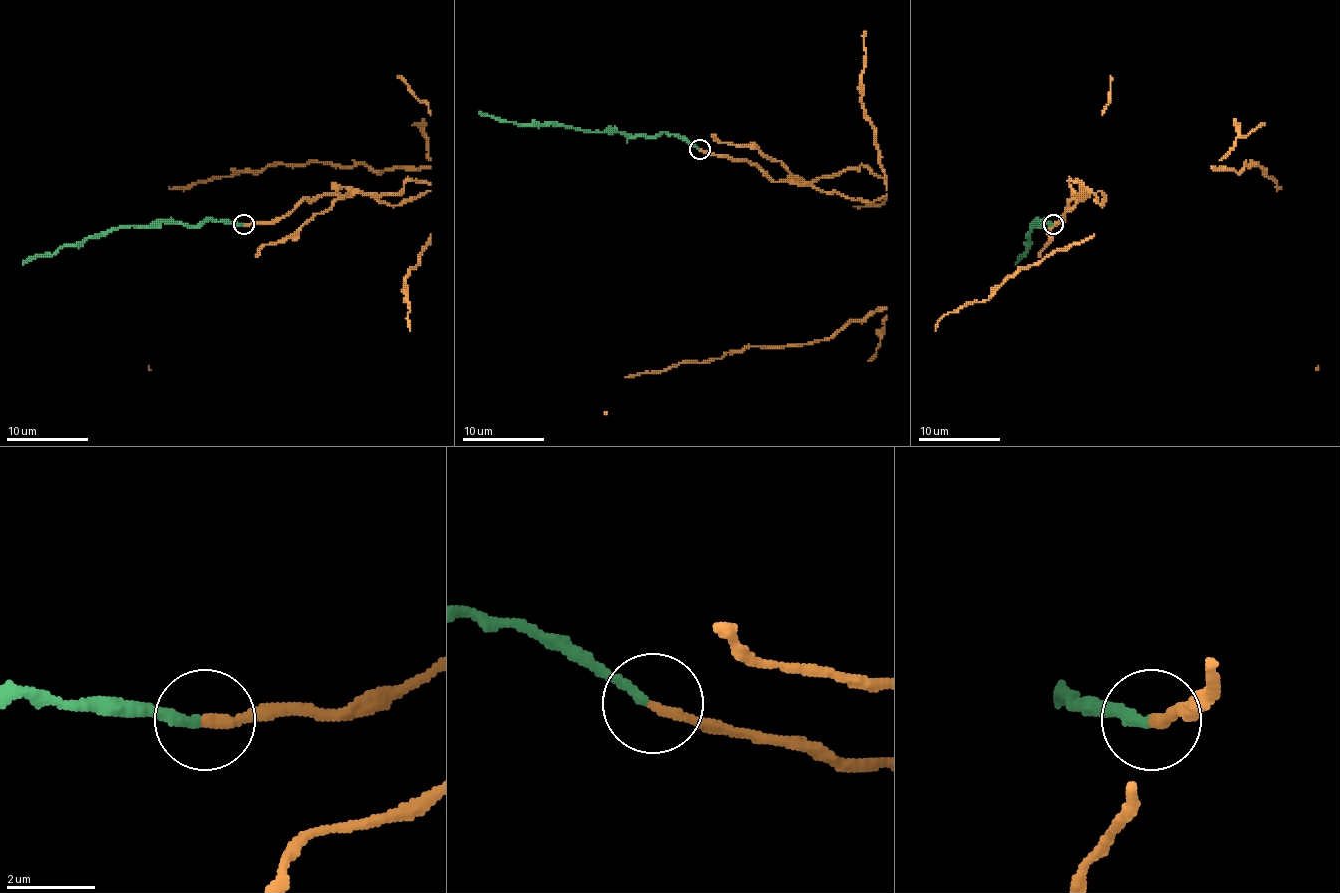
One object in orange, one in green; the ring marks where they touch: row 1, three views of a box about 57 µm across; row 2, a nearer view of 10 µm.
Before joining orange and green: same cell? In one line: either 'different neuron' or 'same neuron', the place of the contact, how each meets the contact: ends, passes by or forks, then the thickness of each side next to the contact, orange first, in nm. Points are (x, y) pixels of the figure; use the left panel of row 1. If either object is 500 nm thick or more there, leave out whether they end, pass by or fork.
different neuron; place (243, 224); orange ends; green ends; calibres 240 and 220 nm

